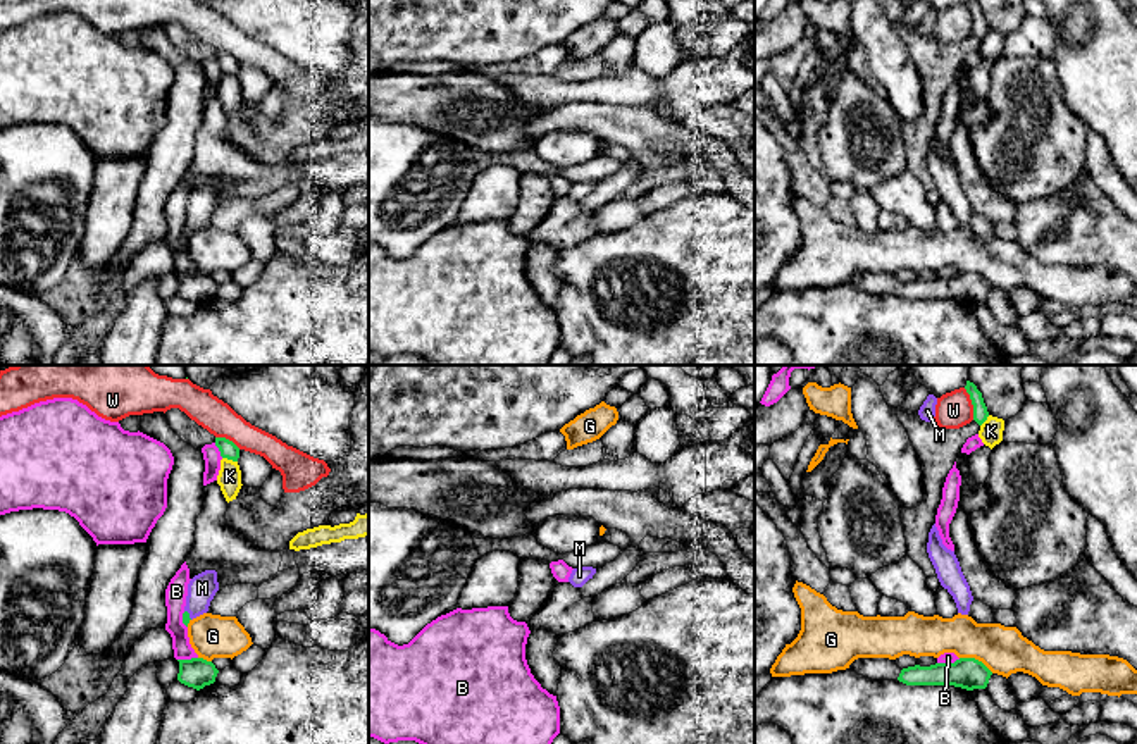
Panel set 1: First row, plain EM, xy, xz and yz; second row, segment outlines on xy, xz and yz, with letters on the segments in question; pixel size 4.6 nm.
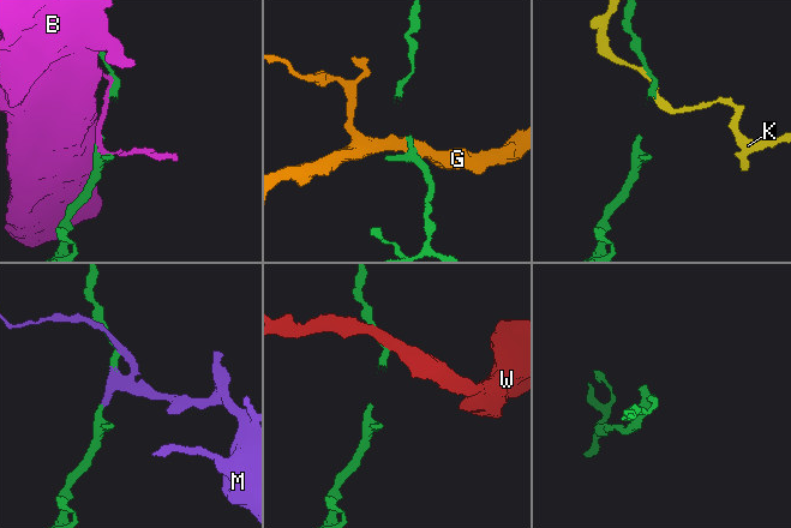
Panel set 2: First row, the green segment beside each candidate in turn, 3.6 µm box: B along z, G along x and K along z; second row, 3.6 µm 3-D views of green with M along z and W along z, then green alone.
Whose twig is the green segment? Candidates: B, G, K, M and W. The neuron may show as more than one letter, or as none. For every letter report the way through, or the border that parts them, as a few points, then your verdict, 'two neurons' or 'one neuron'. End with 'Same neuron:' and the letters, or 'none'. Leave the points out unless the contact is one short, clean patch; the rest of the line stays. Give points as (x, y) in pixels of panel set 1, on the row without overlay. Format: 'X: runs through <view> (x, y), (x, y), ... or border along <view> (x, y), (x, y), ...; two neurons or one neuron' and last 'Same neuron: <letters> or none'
B: two neurons
G: border along yz (960, 271), (974, 271), (993, 286); two neurons
K: two neurons
M: one neuron
W: border along yz (963, 2), (969, 9), (974, 33); two neurons
Same neuron: M

